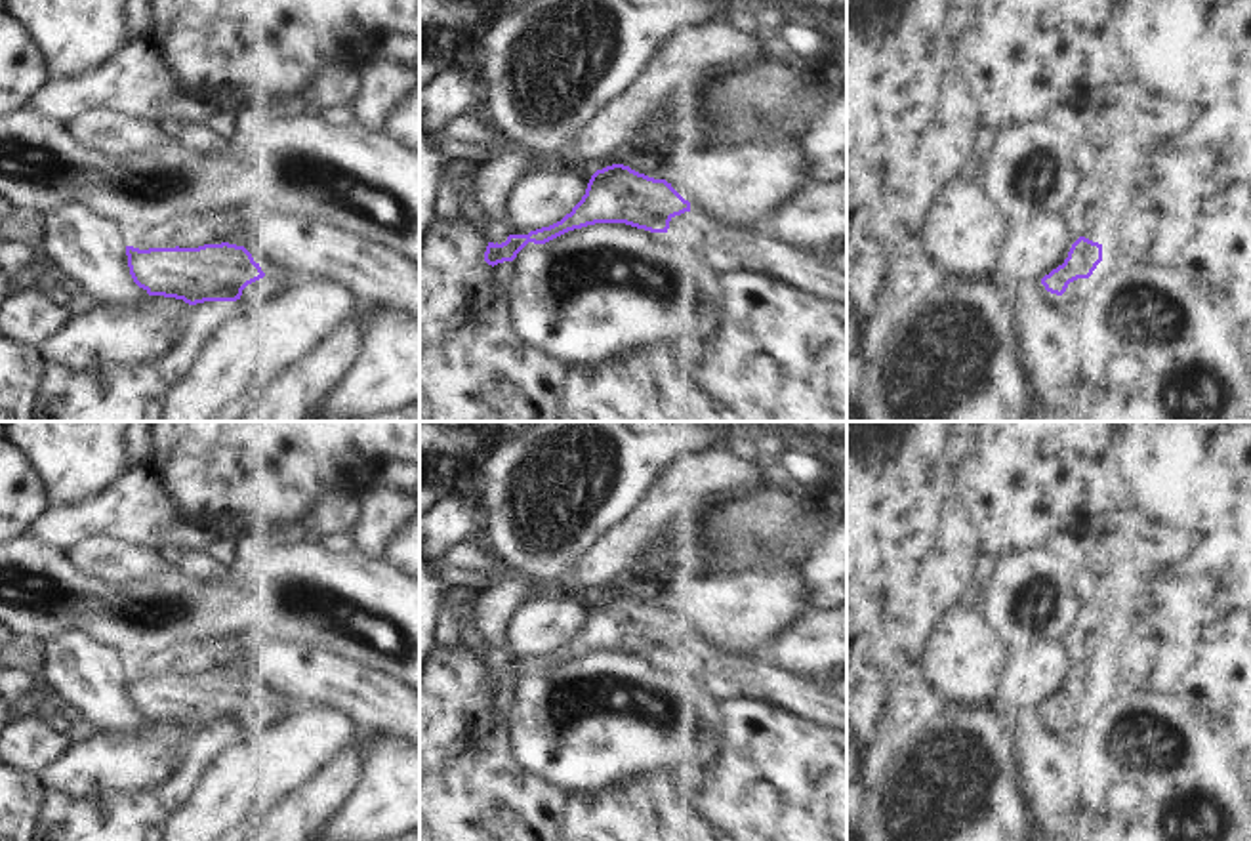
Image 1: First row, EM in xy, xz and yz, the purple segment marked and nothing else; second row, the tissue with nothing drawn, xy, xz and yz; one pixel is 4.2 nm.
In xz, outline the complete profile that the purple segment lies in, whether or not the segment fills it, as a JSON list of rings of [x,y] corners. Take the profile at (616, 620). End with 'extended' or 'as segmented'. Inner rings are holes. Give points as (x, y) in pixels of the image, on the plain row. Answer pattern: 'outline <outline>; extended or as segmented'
outline [[[624,591],[597,597],[591,603],[582,627],[561,648],[530,658],[528,662],[509,662],[502,671],[488,669],[484,688],[492,694],[503,688],[513,688],[528,669],[545,671],[568,658],[595,650],[626,650],[650,660],[669,660],[677,666],[692,666],[702,681],[723,700],[769,700],[816,723],[847,730],[847,700],[835,696],[826,679],[809,679],[772,664],[767,656],[744,654],[711,641],[692,639],[690,629],[685,627],[671,610],[648,605]]]; extended

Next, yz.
outline [[[1079,664],[1062,692],[1041,706],[1047,719],[1066,723],[1074,732],[1083,732],[1089,723],[1089,704],[1102,688],[1102,671]]]; extended

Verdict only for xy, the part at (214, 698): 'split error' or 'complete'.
split error

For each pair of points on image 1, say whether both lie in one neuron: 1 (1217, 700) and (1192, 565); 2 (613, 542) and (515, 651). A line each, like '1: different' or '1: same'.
1: different
2: different

